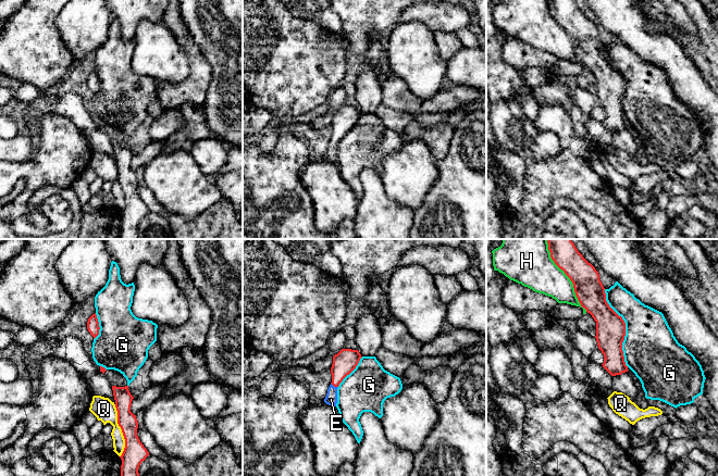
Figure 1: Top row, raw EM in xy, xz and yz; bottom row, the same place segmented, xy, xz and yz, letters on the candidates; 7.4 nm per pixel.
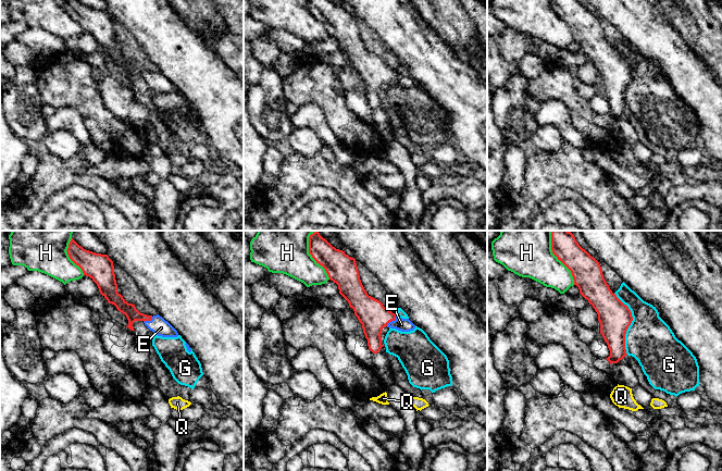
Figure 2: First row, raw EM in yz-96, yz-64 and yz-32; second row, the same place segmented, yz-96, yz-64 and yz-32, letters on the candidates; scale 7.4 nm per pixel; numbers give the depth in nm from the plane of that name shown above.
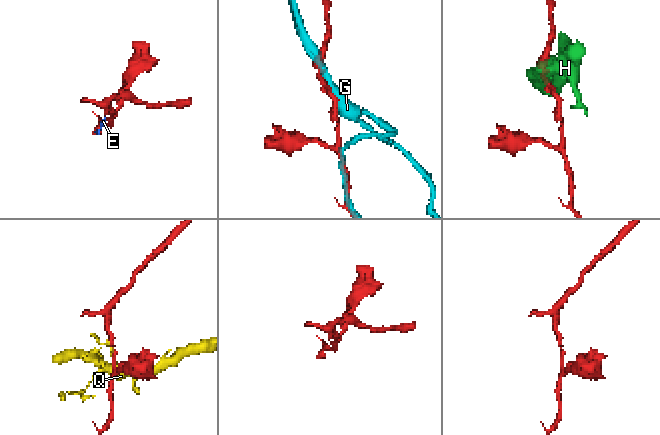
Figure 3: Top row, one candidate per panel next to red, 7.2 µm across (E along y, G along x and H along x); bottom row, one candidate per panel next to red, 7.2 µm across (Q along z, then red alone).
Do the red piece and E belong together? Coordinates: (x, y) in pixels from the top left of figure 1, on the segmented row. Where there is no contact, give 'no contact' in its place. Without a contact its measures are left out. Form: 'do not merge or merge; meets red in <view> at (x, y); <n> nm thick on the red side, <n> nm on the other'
merge; meets red in xz at (334, 386); 170 nm thick on the red side, 90 nm on the other

